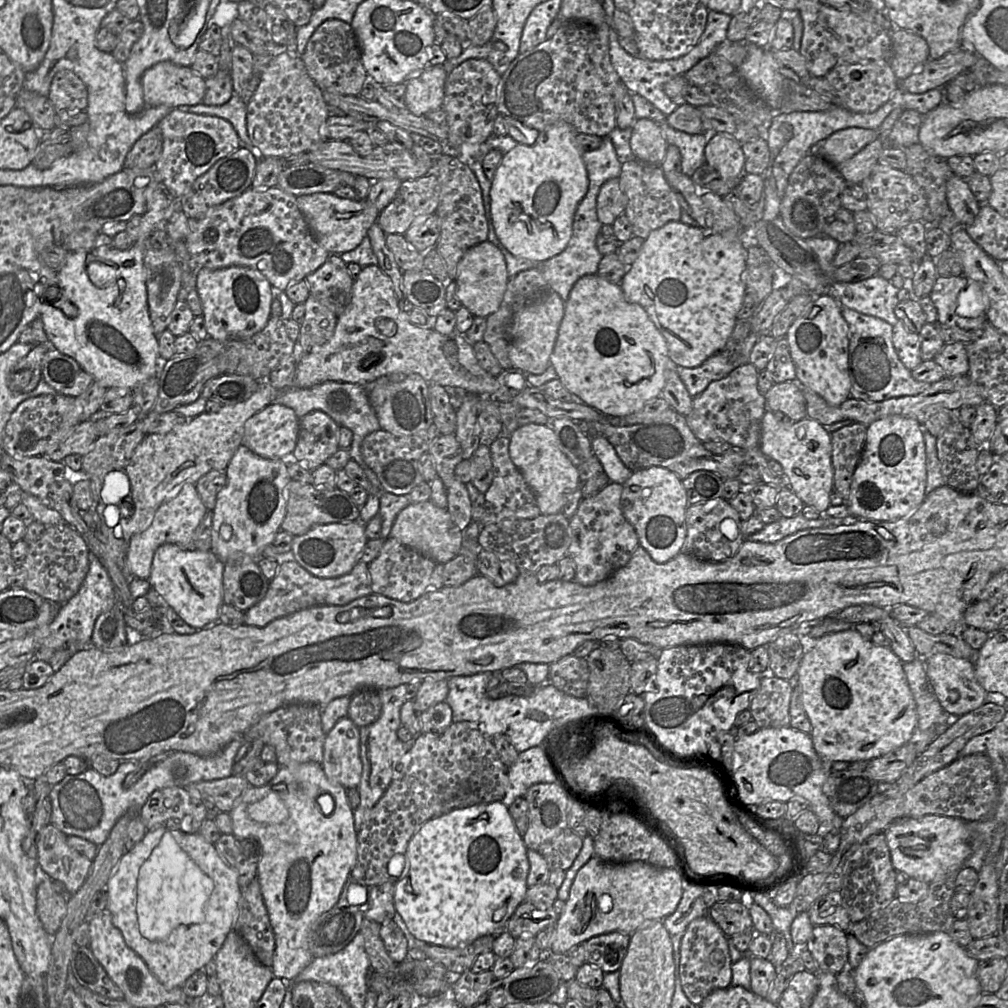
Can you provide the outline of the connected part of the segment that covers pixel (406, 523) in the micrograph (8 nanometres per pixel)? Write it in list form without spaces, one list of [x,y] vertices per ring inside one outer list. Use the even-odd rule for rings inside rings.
[[[431,500],[410,503],[405,507],[393,523],[391,537],[441,564],[456,557],[463,543],[463,531],[457,526],[449,511],[436,506]]]

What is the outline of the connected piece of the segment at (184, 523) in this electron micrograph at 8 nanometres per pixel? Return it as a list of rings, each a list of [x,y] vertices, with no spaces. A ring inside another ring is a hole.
[[[190,482],[183,483],[177,491],[163,500],[149,526],[131,537],[126,553],[128,572],[133,577],[148,579],[154,553],[163,544],[175,544],[182,549],[194,549],[195,531],[207,512],[196,485]]]

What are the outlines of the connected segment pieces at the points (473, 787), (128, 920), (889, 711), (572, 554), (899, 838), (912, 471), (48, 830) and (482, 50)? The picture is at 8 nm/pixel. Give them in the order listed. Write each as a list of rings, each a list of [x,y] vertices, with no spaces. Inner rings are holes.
[[[469,721],[453,722],[441,735],[418,734],[415,736],[413,747],[401,758],[400,762],[395,768],[394,776],[389,787],[380,800],[371,809],[370,813],[366,816],[360,830],[357,833],[357,861],[351,871],[351,878],[357,883],[367,887],[380,885],[385,882],[396,883],[397,880],[402,876],[405,868],[404,854],[406,852],[408,843],[419,827],[428,820],[456,808],[502,801],[508,786],[507,771],[508,767],[501,761],[492,739],[485,736],[479,730],[476,723]]]
[[[158,827],[148,830],[138,844],[123,854],[116,870],[108,881],[107,892],[107,909],[112,915],[113,925],[121,931],[127,946],[144,960],[150,972],[158,981],[167,989],[174,989],[181,988],[196,971],[204,970],[205,965],[215,958],[227,935],[234,930],[241,887],[238,883],[238,872],[222,859],[215,844],[206,840],[200,833],[185,833],[180,830],[168,830],[165,827]]]
[[[854,628],[824,635],[815,641],[811,641],[810,644],[807,644],[807,649],[802,657],[794,683],[800,687],[802,704],[812,725],[810,735],[813,741],[813,746],[823,761],[846,761],[852,763],[859,760],[872,760],[874,758],[886,755],[906,744],[916,730],[918,720],[917,706],[908,685],[908,681],[903,669],[903,662],[890,649],[890,647],[881,647],[875,645],[872,641],[863,638],[862,635]]]
[[[609,482],[593,496],[583,498],[569,519],[570,545],[567,556],[575,564],[574,581],[583,586],[592,586],[605,580],[617,569],[625,566],[639,546],[633,526],[621,511],[623,484]]]
[[[935,814],[917,818],[903,818],[891,823],[884,833],[894,869],[906,874],[909,878],[915,878],[928,884],[942,879],[947,873],[959,871],[972,851],[967,821],[959,818]]]
[[[893,415],[875,421],[867,427],[865,446],[853,474],[848,504],[851,518],[891,522],[914,512],[925,499],[927,456],[923,426],[913,418]]]
[[[51,823],[38,832],[37,861],[40,870],[61,884],[67,895],[82,886],[92,867],[92,860],[71,848],[67,835]]]
[[[489,41],[482,46],[474,46],[470,44],[465,44],[464,49],[461,54],[451,60],[447,60],[442,66],[444,67],[446,73],[451,72],[456,66],[468,59],[484,59],[487,60],[496,72],[501,76],[509,67],[514,57],[509,60],[509,64],[504,65],[499,62],[502,57],[502,51],[506,50],[506,46],[501,42]]]

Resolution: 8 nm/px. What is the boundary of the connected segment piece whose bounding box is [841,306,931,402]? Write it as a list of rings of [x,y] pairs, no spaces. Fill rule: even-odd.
[[[842,307],[849,326],[848,368],[851,381],[850,397],[866,402],[881,402],[891,398],[914,396],[931,384],[917,381],[898,357],[893,345],[893,326],[886,321]]]

